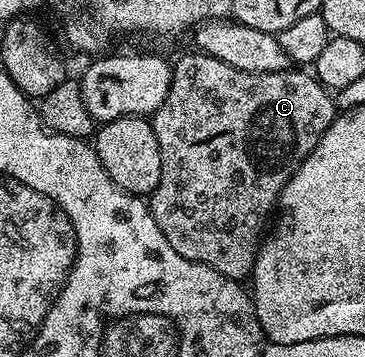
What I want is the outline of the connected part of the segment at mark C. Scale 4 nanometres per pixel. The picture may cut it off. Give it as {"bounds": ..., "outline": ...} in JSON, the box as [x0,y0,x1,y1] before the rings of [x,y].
{"bounds":[147,51,339,282],"outline":[[[192,51],[186,56],[179,57],[177,61],[175,59],[172,61],[171,86],[167,90],[167,96],[163,98],[163,106],[159,106],[159,110],[154,112],[151,117],[155,130],[155,142],[159,142],[163,174],[159,178],[159,186],[148,197],[147,203],[159,230],[163,230],[163,238],[167,238],[167,242],[171,242],[171,250],[183,254],[183,258],[194,260],[223,274],[227,278],[245,282],[252,277],[259,241],[278,207],[283,186],[287,186],[287,182],[293,177],[293,171],[303,162],[303,158],[307,158],[307,154],[319,142],[319,138],[323,138],[323,134],[331,126],[334,116],[338,115],[339,109],[330,89],[326,88],[316,75],[309,73],[308,76],[305,73],[308,71],[248,72],[239,70],[235,66],[227,66],[227,62],[219,62],[219,58],[208,56],[206,52]]]}

